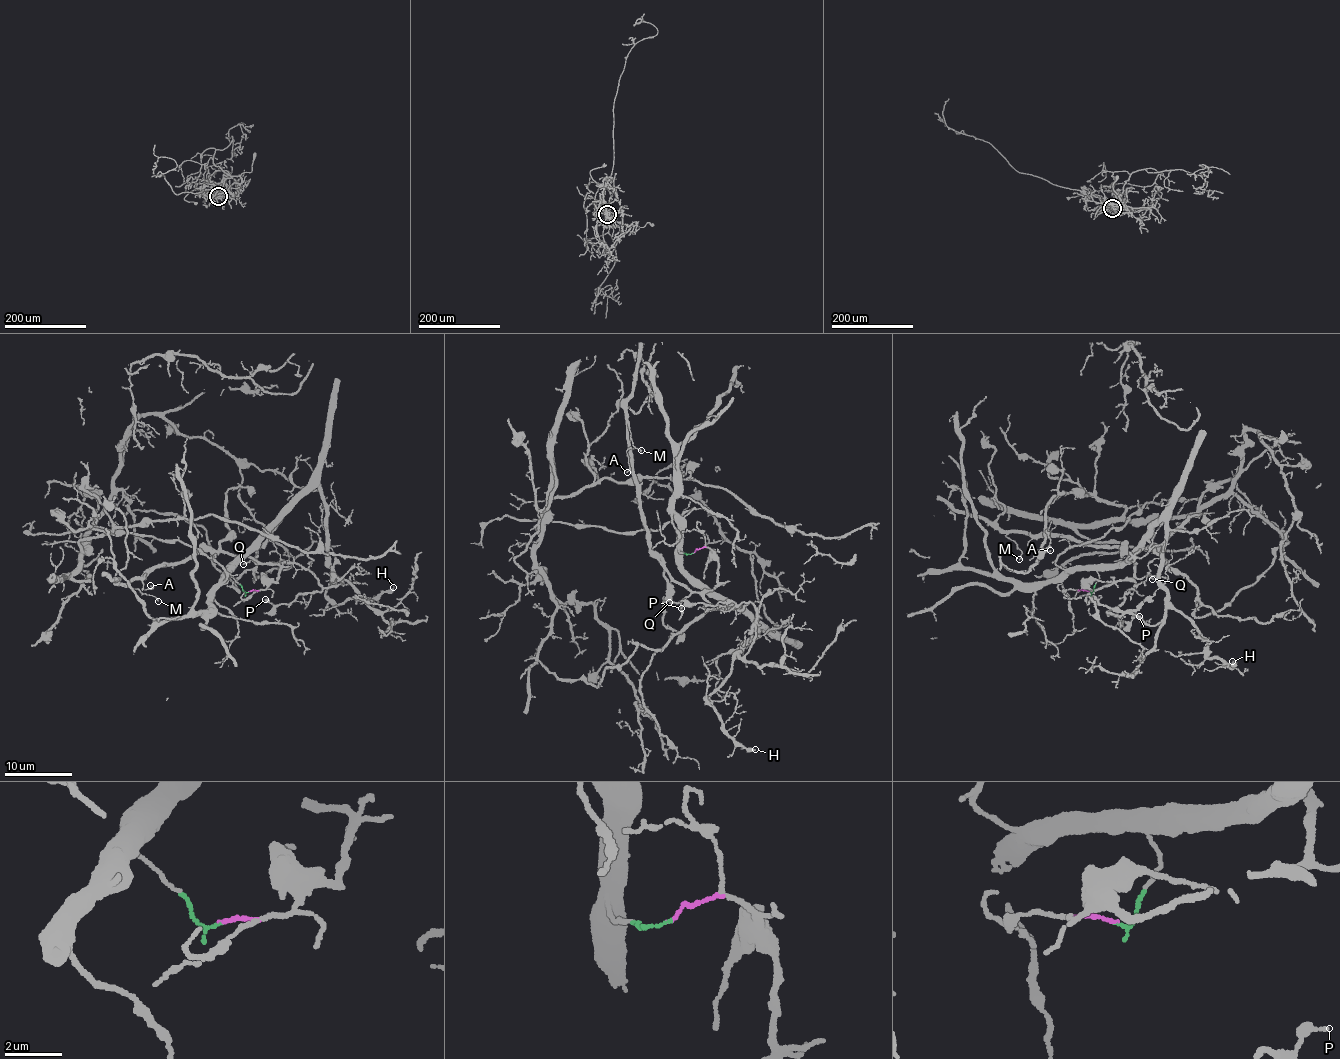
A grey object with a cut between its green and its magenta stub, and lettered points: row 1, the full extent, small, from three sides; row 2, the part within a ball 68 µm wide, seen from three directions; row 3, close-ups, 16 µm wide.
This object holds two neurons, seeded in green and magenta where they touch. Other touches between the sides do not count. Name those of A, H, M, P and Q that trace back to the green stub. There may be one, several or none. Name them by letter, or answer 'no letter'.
H

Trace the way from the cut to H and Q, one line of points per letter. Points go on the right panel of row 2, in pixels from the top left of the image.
H: (1089, 592), (1097, 572), (1116, 569), (1164, 522), (1166, 601), (1207, 644), (1207, 656), (1233, 661)
Q: (1089, 592), (1079, 589), (1101, 590), (1132, 576), (1152, 578)

